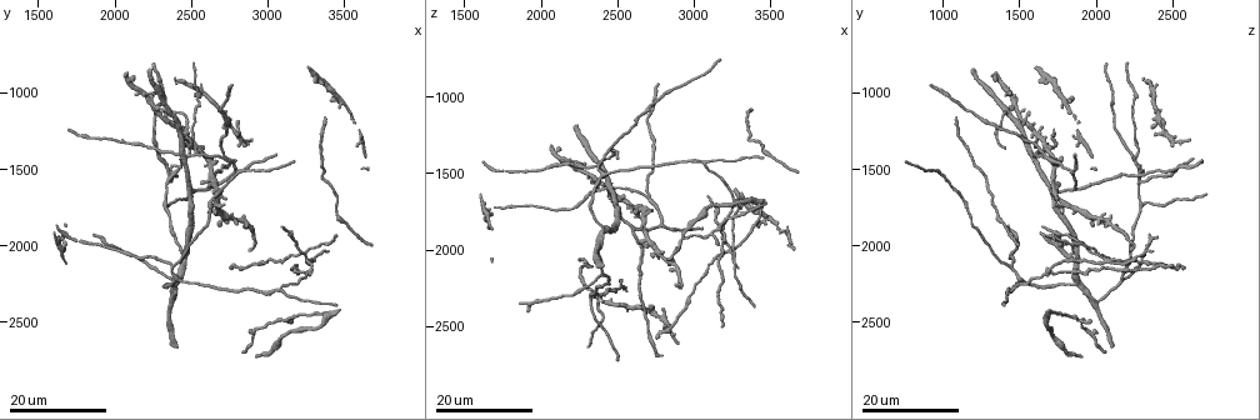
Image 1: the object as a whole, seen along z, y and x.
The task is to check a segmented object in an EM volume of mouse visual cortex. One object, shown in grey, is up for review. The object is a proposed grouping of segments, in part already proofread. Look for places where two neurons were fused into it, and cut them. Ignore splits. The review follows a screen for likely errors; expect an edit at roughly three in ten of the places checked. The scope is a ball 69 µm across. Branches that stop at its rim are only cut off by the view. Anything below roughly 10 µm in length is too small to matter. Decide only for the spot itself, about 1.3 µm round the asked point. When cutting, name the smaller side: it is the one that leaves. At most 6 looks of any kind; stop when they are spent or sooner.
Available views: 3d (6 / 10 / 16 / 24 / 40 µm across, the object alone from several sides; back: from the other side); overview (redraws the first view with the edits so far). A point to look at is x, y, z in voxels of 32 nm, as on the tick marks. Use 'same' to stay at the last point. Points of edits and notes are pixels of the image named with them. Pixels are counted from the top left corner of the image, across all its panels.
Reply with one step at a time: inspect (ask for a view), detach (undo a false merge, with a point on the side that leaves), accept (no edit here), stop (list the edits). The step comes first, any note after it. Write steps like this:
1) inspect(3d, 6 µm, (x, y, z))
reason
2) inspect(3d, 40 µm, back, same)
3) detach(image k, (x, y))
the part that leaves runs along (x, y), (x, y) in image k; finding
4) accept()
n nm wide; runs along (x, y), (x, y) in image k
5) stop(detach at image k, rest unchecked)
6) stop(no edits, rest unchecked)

inspect(3d, 24 µm, (2620, 1620, 1880))
two arms in line, one across

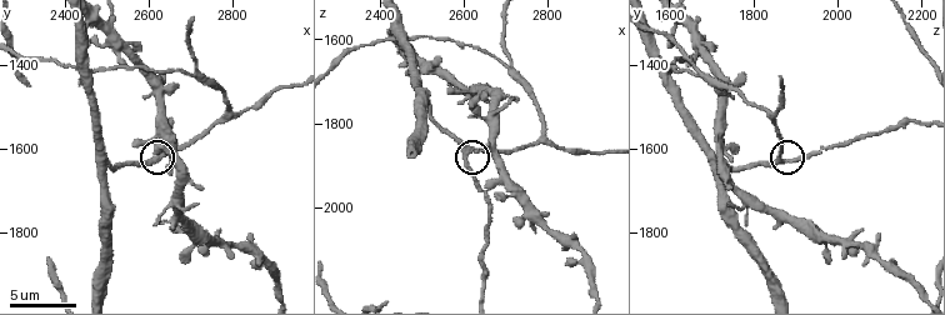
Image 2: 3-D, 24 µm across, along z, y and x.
inspect(3d, 6 µm, (2610, 1630, 1870))
zoom in

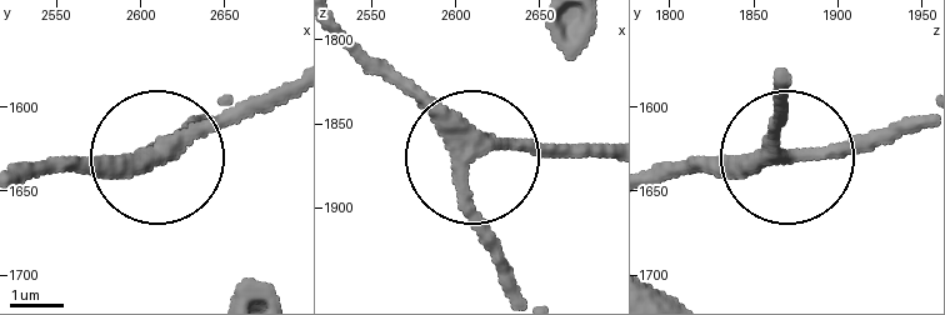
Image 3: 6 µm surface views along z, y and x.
accept()
side arm 32 µm; 3 arms; continuous, no second neuron

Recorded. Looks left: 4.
inspect(3d, 16 µm, (3220, 2040, 2000))
four-way junction

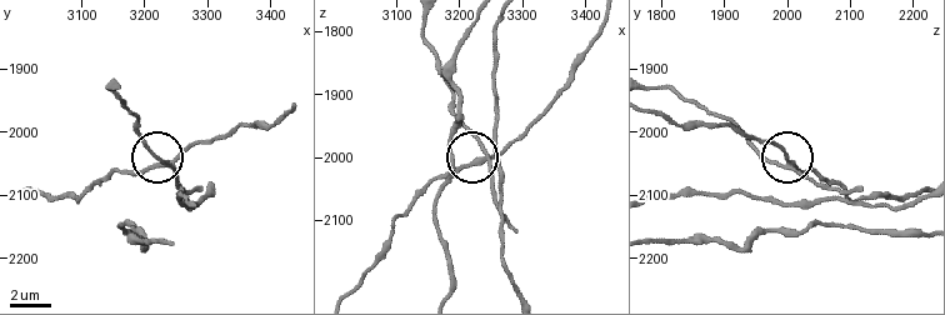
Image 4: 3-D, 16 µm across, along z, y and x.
inspect(3d, 10 µm, (3230, 2050, 2005))
zoom in

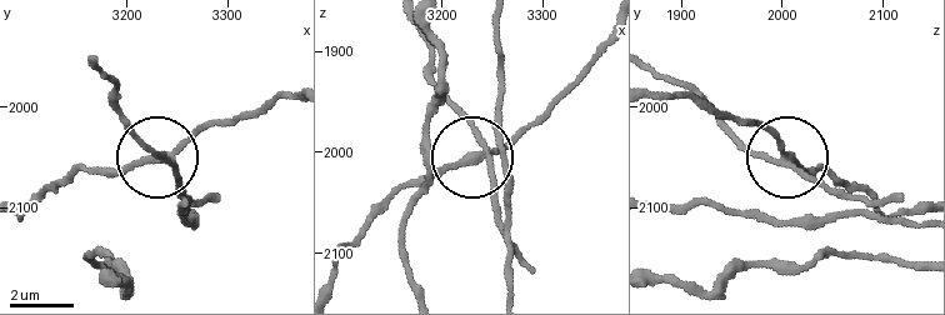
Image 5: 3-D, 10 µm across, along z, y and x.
accept()
4 arms; runs along (655, 208), (824, 224), (846, 199), (786, 159), (830, 168) in image 5; all the same neuron

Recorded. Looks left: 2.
inspect(3d, 16 µm, (2715, 1405, 1660))
three-way junction

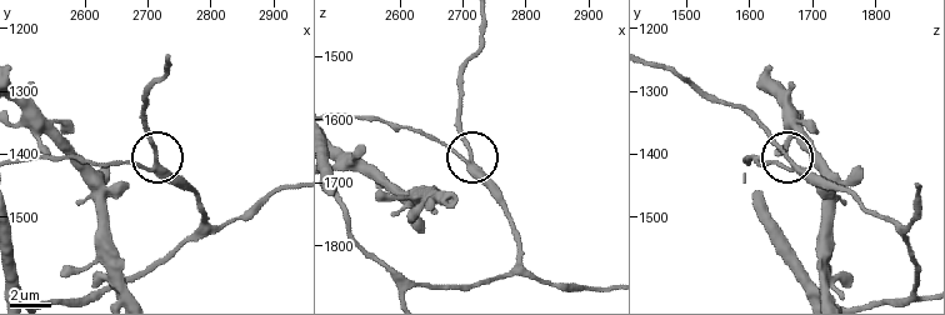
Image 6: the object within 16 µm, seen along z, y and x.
accept()
3 arms; runs along (336, 115), (408, 125), (471, 155), (463, 123) in image 6; continuous, no second neuron

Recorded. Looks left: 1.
stop(no edits, rest unchecked)

